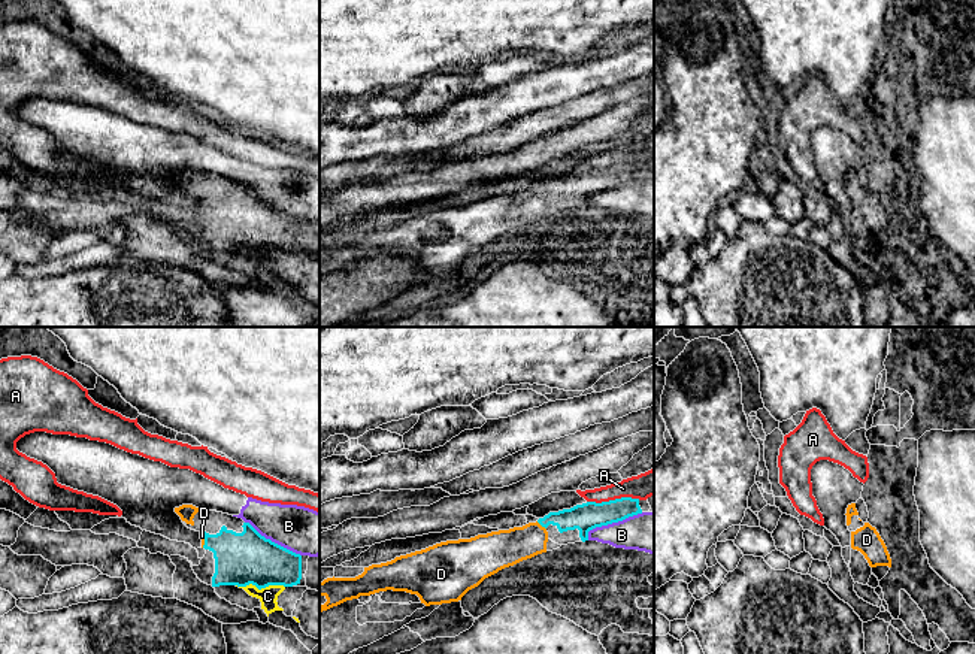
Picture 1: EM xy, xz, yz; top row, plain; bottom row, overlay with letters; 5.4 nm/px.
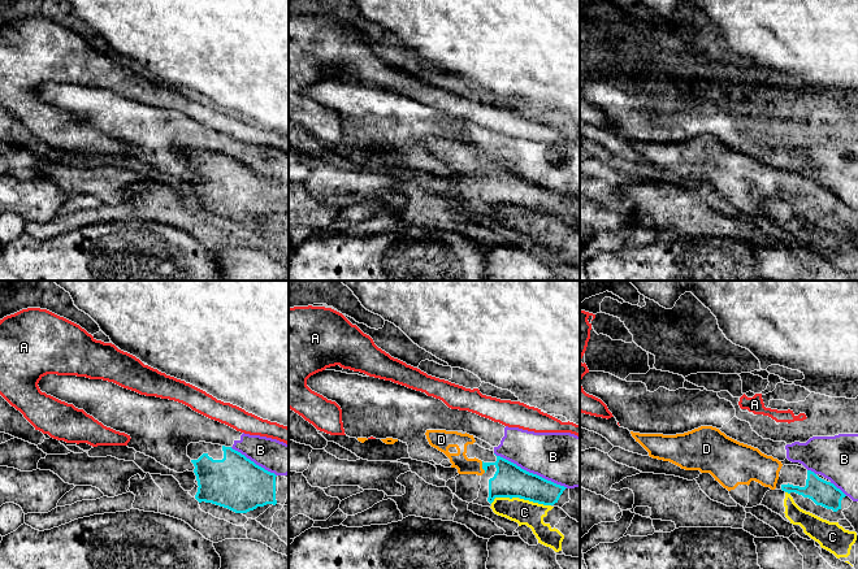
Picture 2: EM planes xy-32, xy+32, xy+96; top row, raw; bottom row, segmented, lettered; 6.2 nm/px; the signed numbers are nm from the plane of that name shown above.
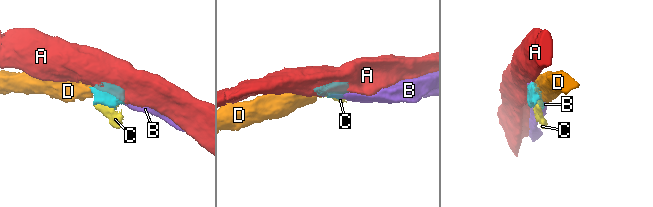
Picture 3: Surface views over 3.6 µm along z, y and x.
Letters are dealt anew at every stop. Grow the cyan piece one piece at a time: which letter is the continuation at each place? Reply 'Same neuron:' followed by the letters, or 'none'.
Same neuron: D

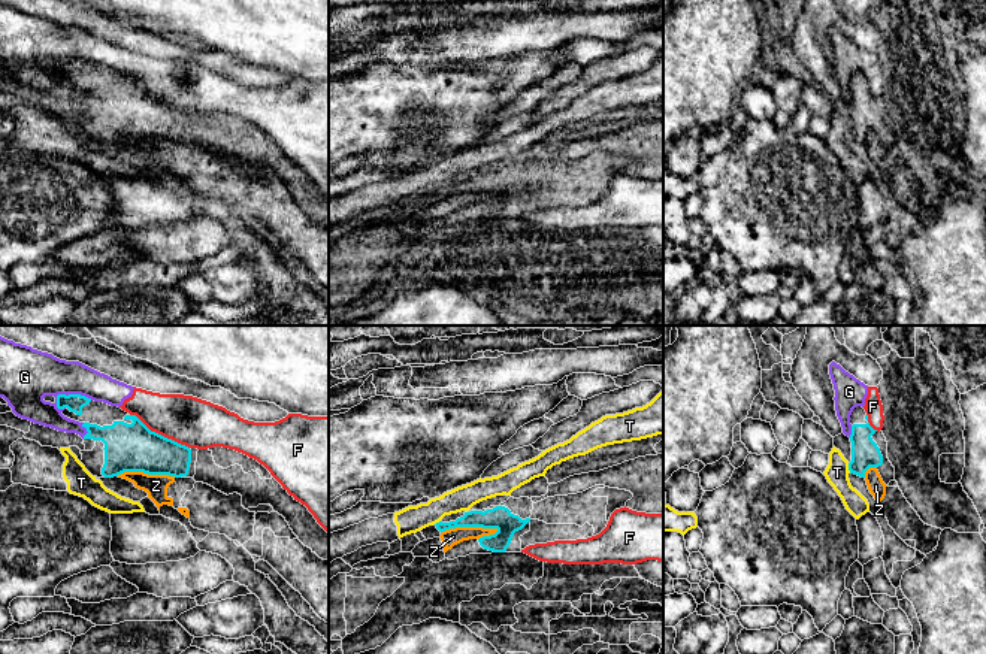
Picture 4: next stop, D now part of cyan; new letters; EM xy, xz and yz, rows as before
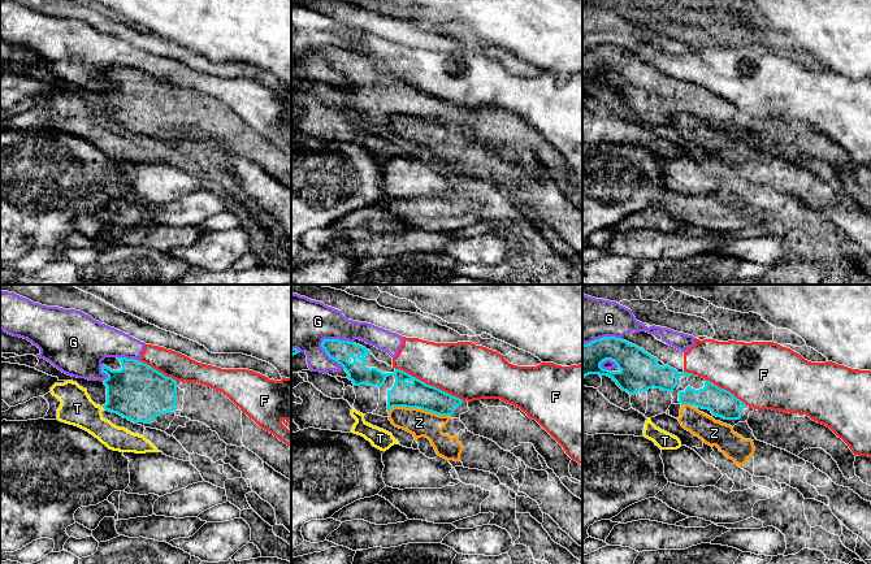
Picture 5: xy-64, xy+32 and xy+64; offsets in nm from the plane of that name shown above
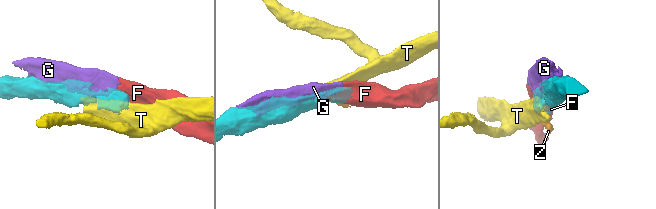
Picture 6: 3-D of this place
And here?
Same neuron: none

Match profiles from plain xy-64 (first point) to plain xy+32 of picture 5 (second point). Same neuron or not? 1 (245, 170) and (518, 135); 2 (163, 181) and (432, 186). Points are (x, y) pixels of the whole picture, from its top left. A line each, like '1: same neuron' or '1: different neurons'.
1: different neurons
2: same neuron

